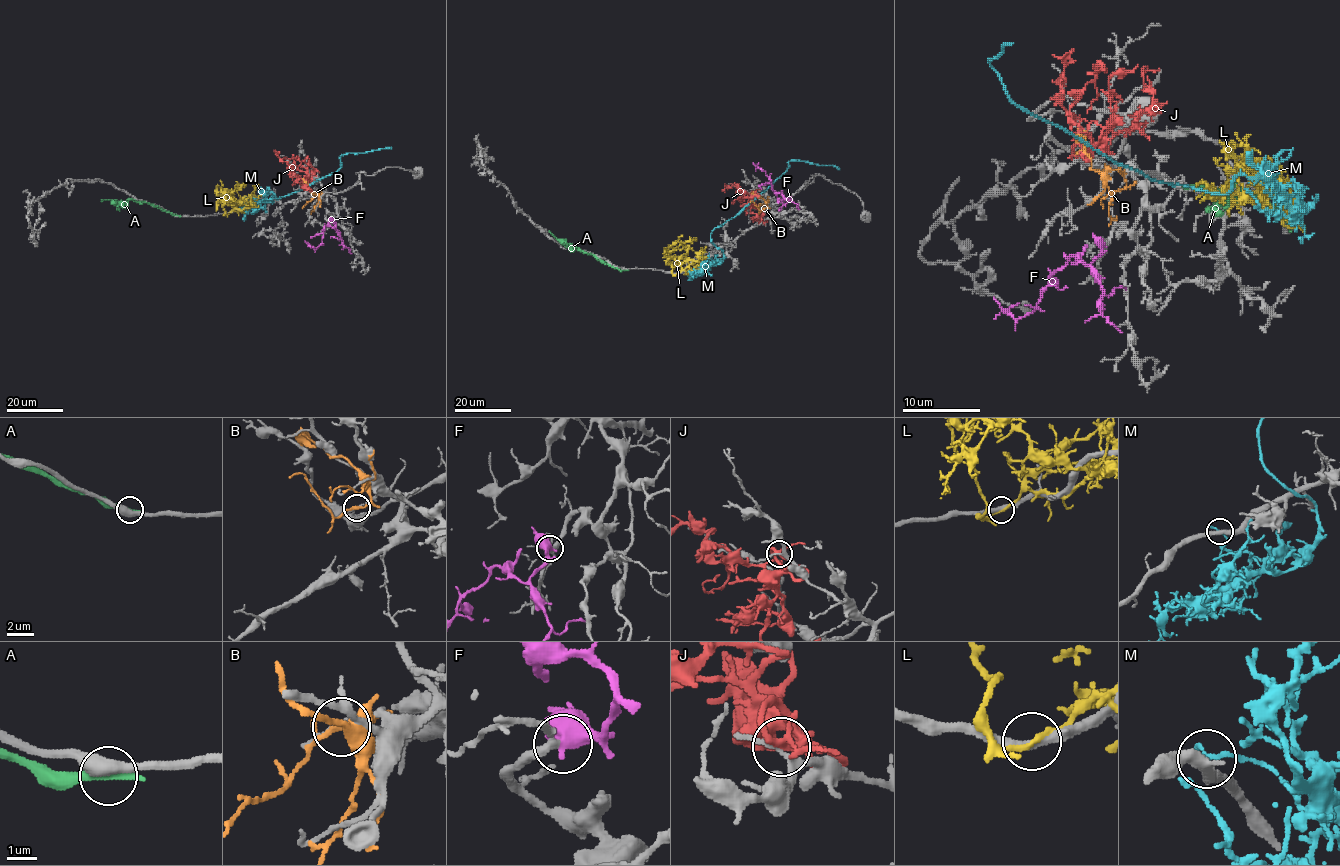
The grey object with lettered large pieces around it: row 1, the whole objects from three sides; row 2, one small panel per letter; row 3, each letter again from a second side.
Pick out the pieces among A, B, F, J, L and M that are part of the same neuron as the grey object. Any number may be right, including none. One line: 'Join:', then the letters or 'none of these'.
Join: F

